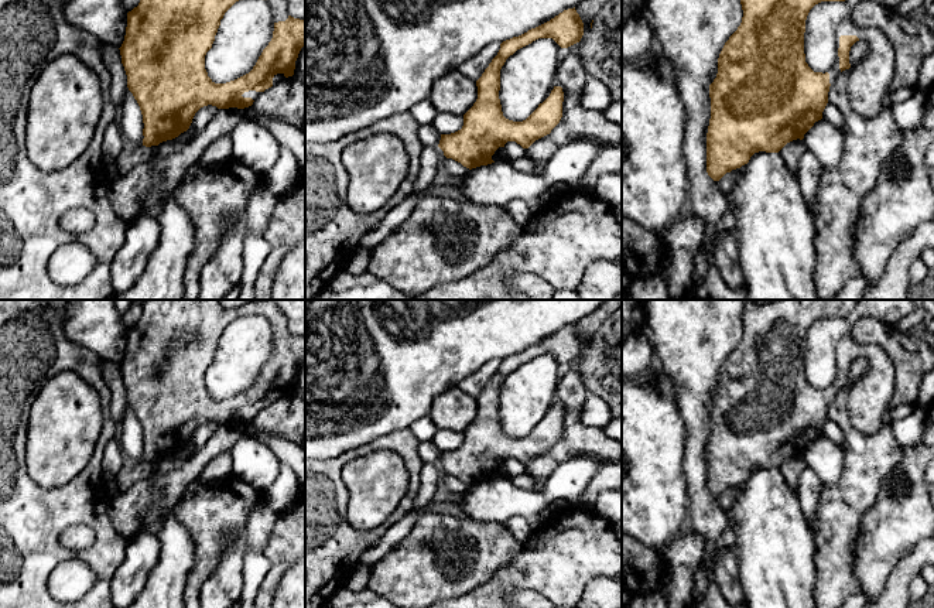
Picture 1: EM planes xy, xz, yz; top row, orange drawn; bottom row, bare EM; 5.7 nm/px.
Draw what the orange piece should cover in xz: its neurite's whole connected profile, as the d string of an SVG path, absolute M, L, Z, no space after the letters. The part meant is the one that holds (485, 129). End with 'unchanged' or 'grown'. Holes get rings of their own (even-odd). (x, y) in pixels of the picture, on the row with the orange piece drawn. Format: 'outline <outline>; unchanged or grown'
outline M574 7L519 37L503 41L497 55L476 81L478 99L463 115L462 129L441 134L438 147L444 156L472 170L495 163L492 156L507 141L528 148L536 140L550 134L562 117L562 88L554 86L550 96L526 120L513 122L502 112L500 69L510 55L538 38L552 38L561 48L568 48L579 42L582 35L584 23Z; unchanged

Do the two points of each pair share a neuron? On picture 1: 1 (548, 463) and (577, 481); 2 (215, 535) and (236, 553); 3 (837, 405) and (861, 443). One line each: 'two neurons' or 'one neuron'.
1: two neurons
2: two neurons
3: one neuron

